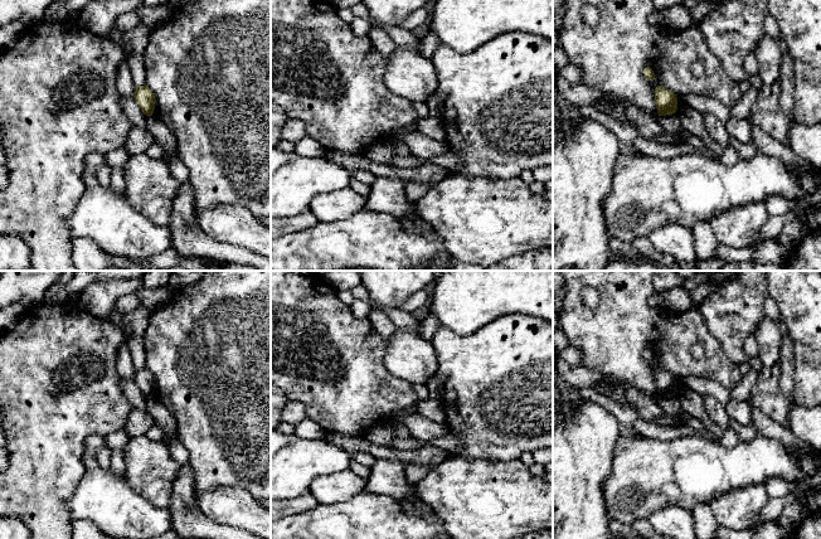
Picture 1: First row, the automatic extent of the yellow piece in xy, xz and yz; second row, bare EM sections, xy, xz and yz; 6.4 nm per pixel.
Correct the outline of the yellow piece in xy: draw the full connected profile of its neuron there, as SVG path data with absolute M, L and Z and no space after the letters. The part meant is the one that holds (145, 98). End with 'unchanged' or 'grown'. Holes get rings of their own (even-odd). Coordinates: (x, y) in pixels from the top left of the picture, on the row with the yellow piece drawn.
M146 84L140 88L135 87L133 99L146 116L154 113L156 103L155 94Z; unchanged

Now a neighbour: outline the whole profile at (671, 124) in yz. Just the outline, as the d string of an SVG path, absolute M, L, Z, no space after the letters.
M676 113L659 116L659 122L666 132L680 137L681 122Z

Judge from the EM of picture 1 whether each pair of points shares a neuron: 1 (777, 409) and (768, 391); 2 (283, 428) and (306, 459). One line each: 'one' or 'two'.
1: one
2: two

